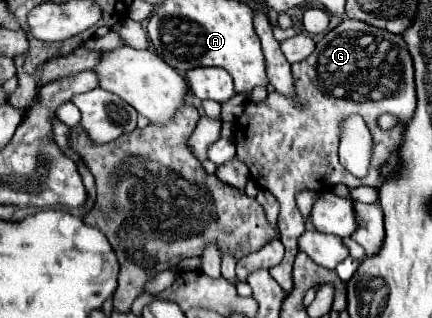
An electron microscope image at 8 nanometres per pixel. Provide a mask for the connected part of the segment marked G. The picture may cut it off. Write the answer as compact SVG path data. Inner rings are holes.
M346 19L342 21L336 29L332 29L330 33L326 33L318 43L316 49L312 51L312 55L308 55L304 61L292 65L292 75L294 75L294 87L296 89L296 99L287 98L280 93L270 93L264 101L248 101L244 115L248 119L244 131L236 131L234 133L234 145L236 145L236 159L242 161L250 173L252 179L266 191L270 191L278 203L280 203L280 217L278 217L278 229L280 229L280 241L286 247L286 255L282 259L282 263L278 267L270 269L270 275L278 281L278 285L290 293L294 289L294 281L292 281L292 263L294 257L298 253L298 237L304 233L304 217L300 215L296 203L294 203L294 195L302 189L312 189L312 191L322 191L326 189L326 179L330 177L332 171L332 185L336 183L344 183L350 189L360 187L360 185L370 185L370 187L378 187L380 185L380 167L386 163L386 159L390 157L392 149L398 147L402 143L402 135L400 129L394 131L380 131L380 127L376 125L378 115L382 113L394 113L400 119L410 119L414 109L416 109L416 91L414 91L414 69L412 69L412 59L410 53L406 49L406 43L402 39L402 35L394 35L388 33L384 29L366 25L362 21L354 21L354 19ZM358 113L366 119L366 125L372 133L374 139L374 155L372 155L372 165L370 165L370 173L364 179L356 179L354 175L350 175L340 163L338 163L338 123L352 115Z

